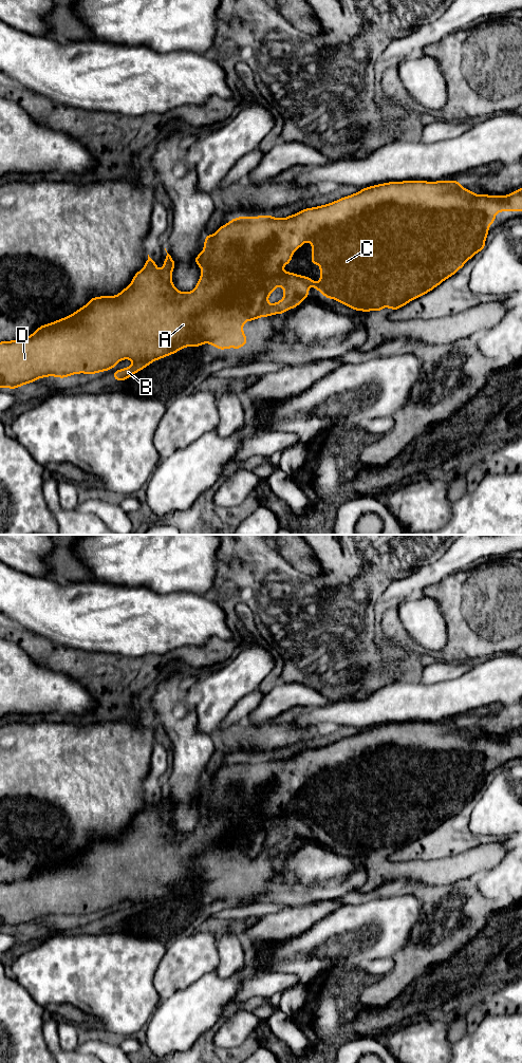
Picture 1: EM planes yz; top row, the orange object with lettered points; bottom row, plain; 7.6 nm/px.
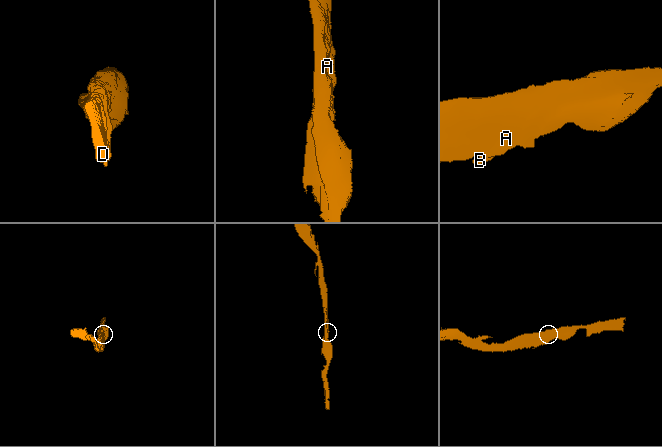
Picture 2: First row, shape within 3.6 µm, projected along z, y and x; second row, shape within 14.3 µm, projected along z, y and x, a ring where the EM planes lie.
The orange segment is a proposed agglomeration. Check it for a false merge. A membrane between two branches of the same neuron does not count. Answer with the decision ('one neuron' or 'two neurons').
two neurons

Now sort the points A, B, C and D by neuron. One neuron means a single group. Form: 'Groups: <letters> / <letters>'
Groups: A C D / B

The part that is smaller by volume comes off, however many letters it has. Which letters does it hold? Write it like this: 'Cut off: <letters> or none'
Cut off: B

